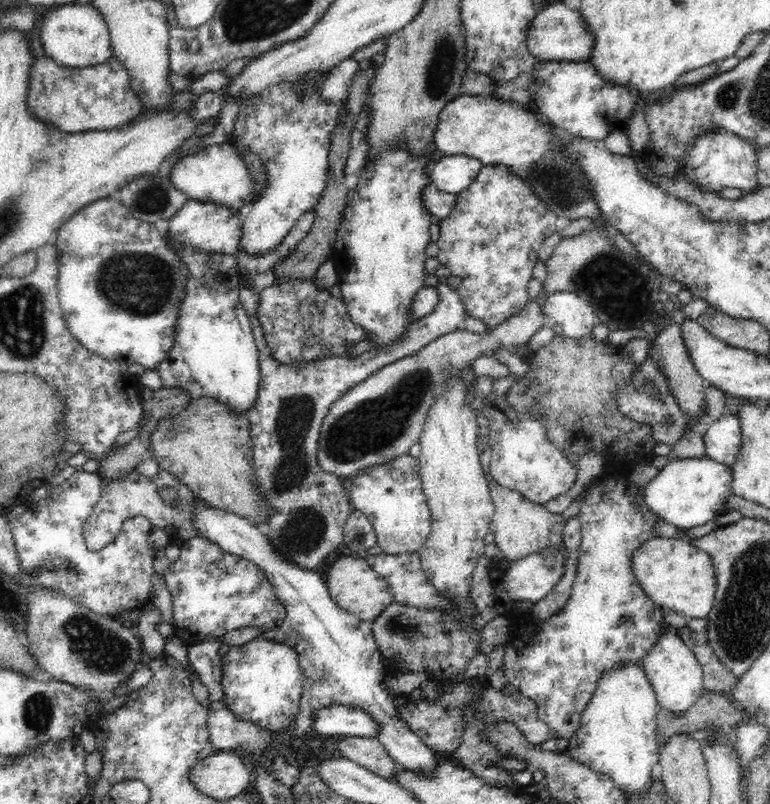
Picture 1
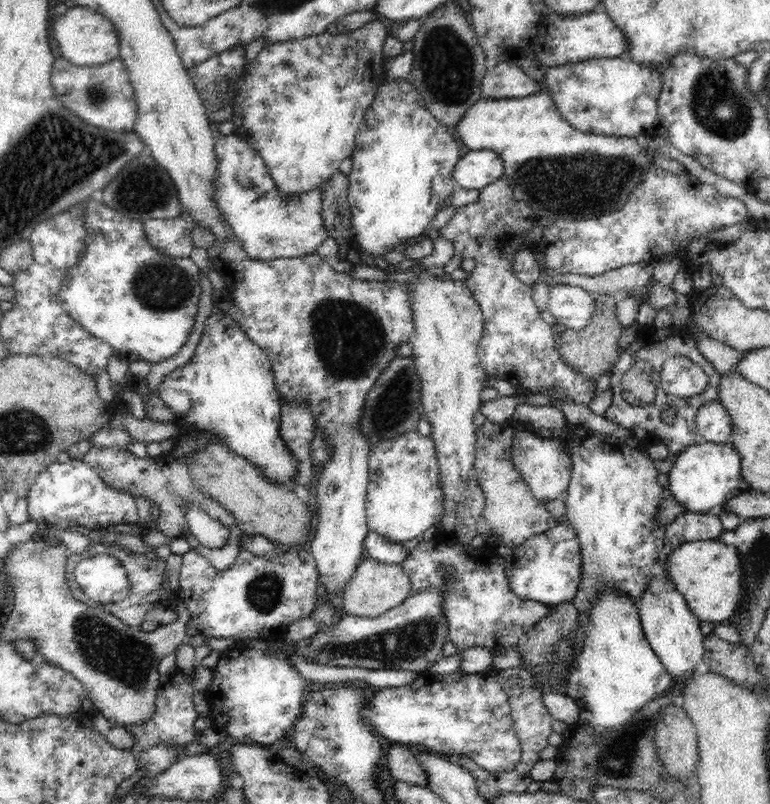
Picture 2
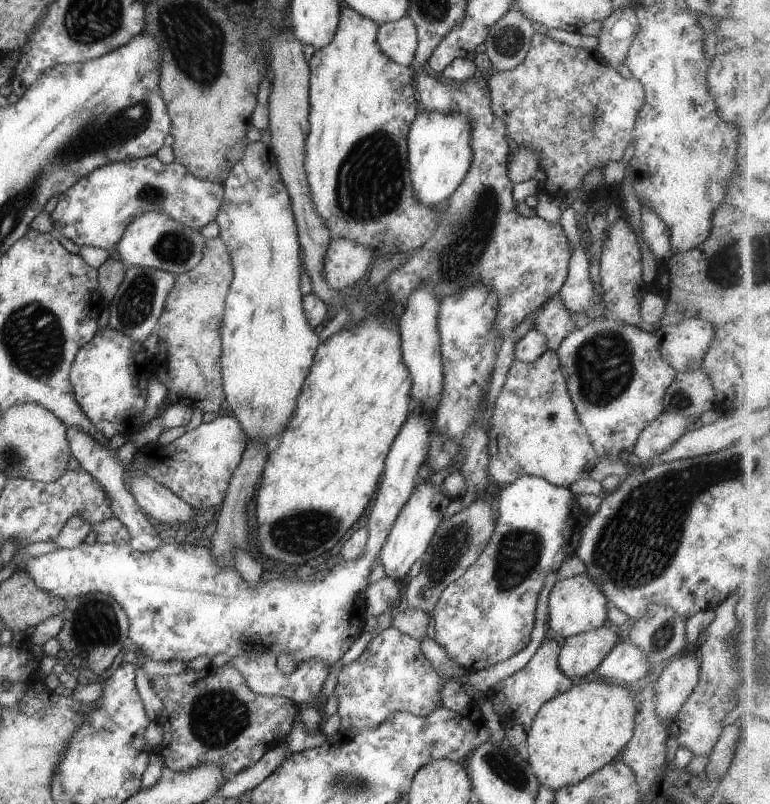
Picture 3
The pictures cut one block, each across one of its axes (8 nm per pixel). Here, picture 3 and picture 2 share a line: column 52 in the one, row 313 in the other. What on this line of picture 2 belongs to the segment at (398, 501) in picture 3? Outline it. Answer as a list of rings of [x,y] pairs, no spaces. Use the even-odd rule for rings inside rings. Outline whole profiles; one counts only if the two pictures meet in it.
[[[560,284],[551,290],[549,309],[558,325],[578,331],[590,325],[595,301],[590,293],[578,286]]]

